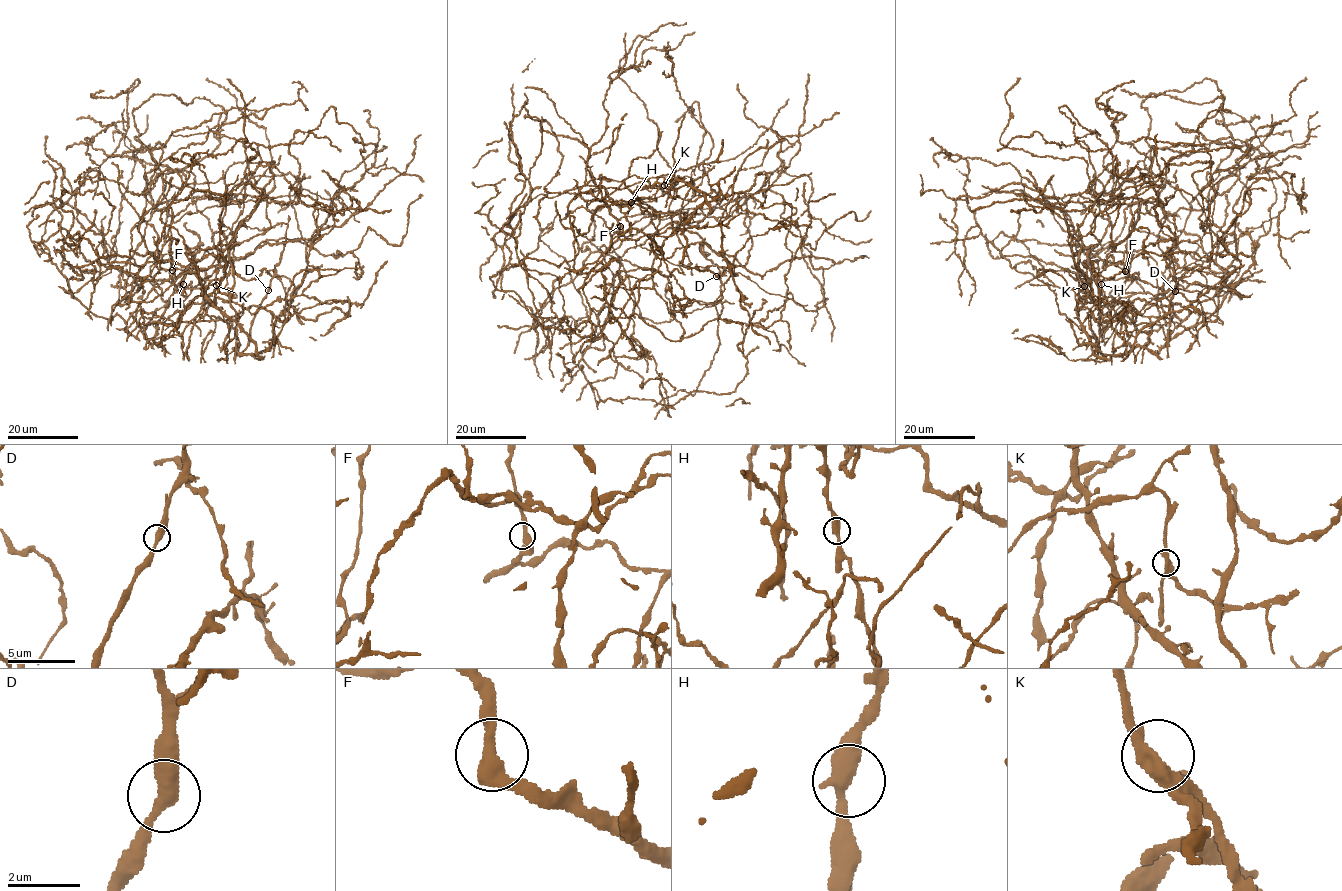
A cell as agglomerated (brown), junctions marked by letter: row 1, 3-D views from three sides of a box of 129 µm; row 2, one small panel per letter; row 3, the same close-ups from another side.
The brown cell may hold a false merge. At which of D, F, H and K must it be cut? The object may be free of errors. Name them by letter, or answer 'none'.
none

